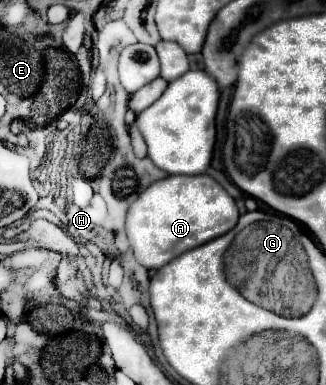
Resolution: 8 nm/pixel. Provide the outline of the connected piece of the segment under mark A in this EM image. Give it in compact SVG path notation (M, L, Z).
M170 175L152 183L130 205L126 233L138 263L146 269L160 269L178 255L234 229L236 223L236 201L210 175Z

